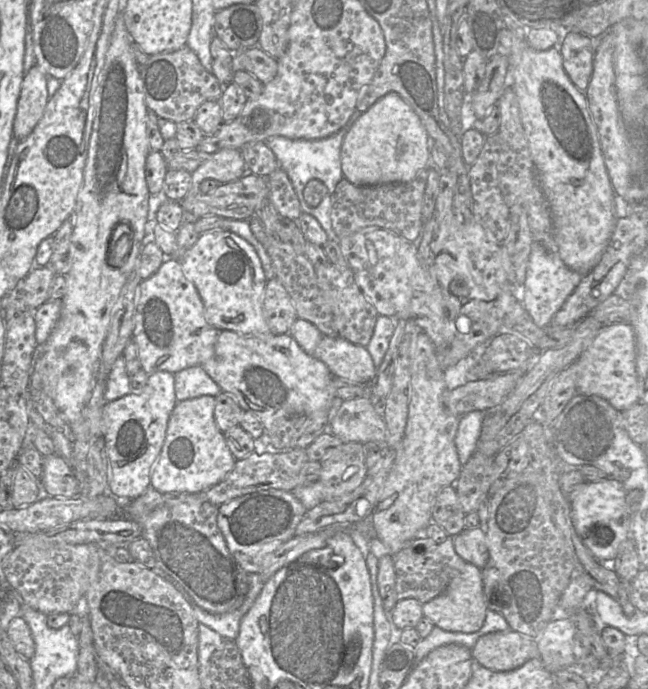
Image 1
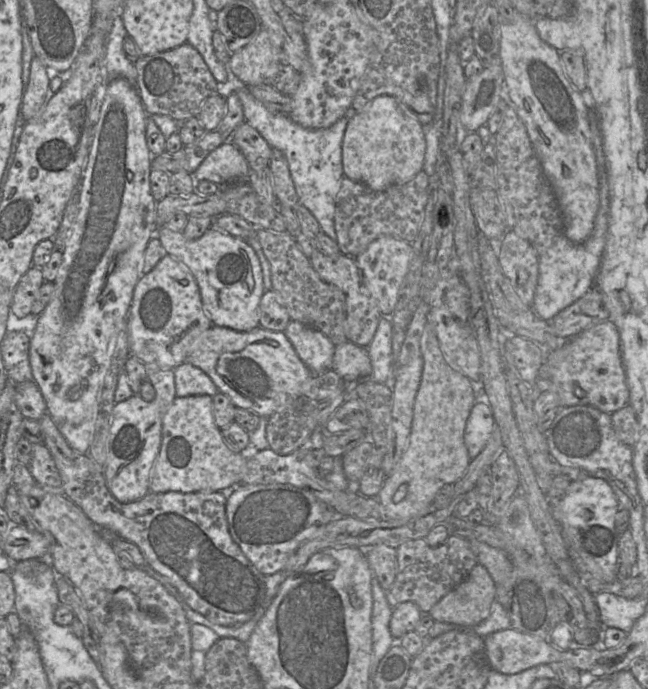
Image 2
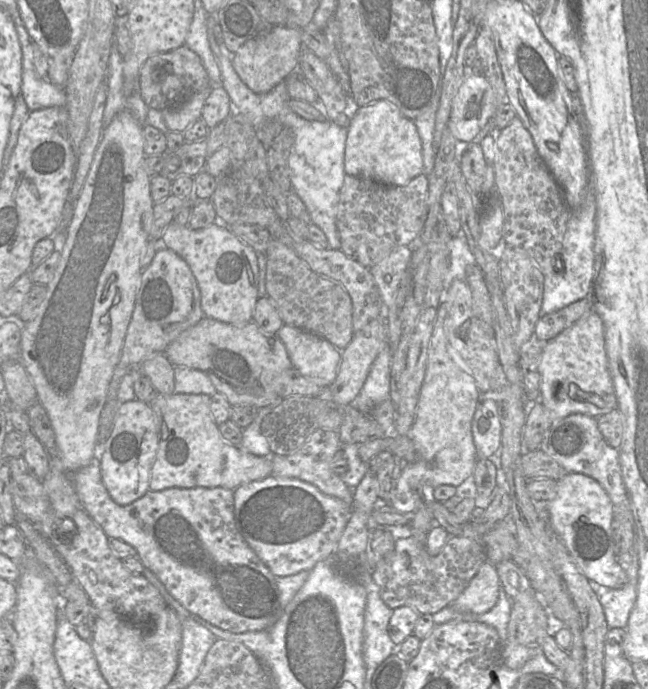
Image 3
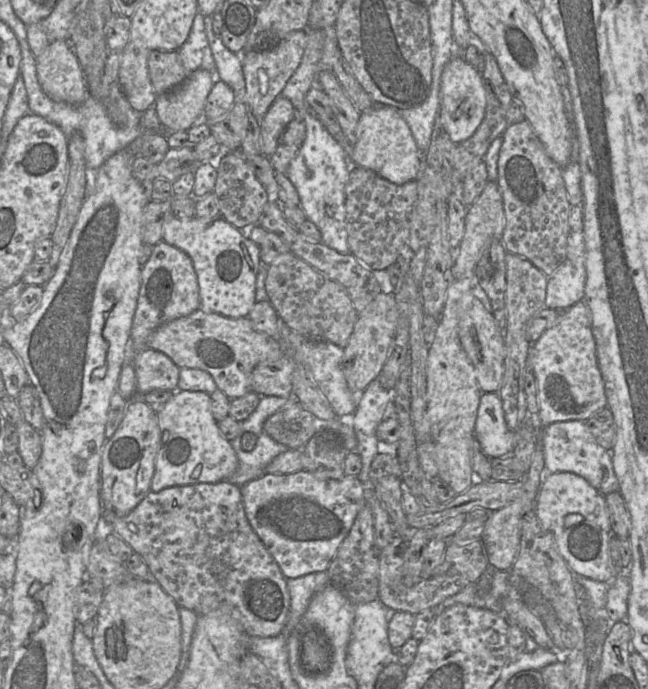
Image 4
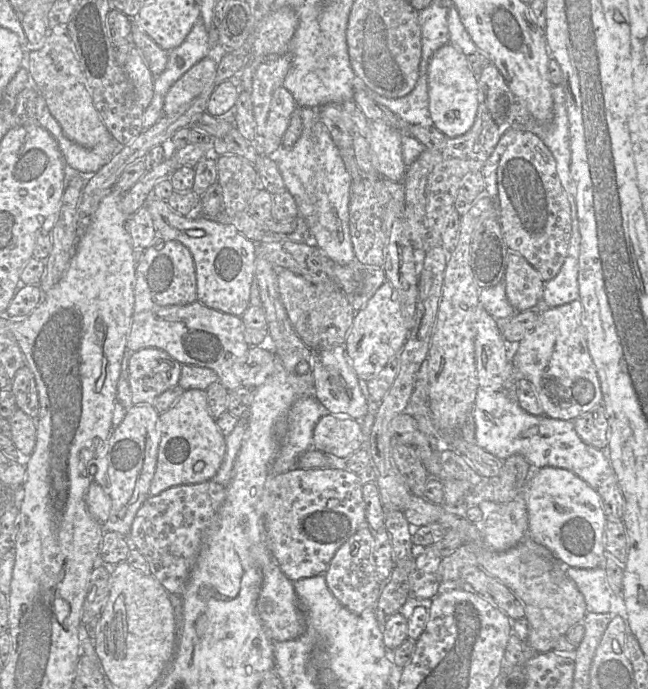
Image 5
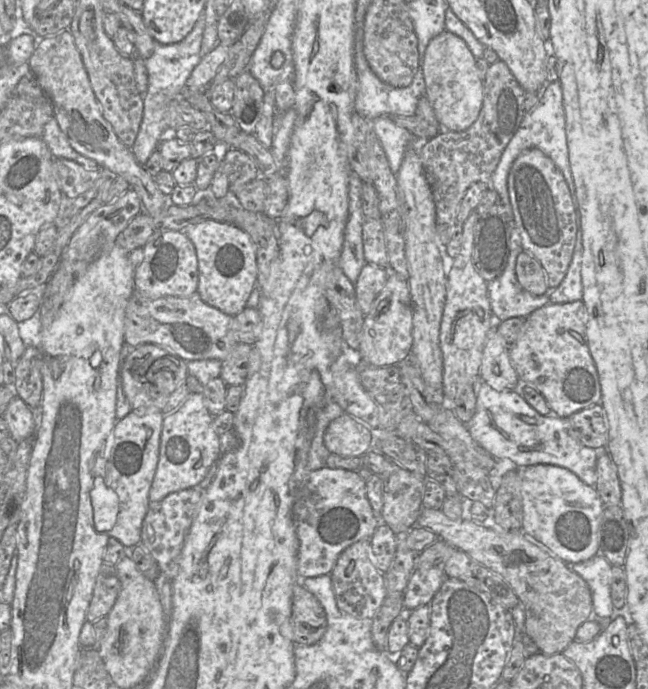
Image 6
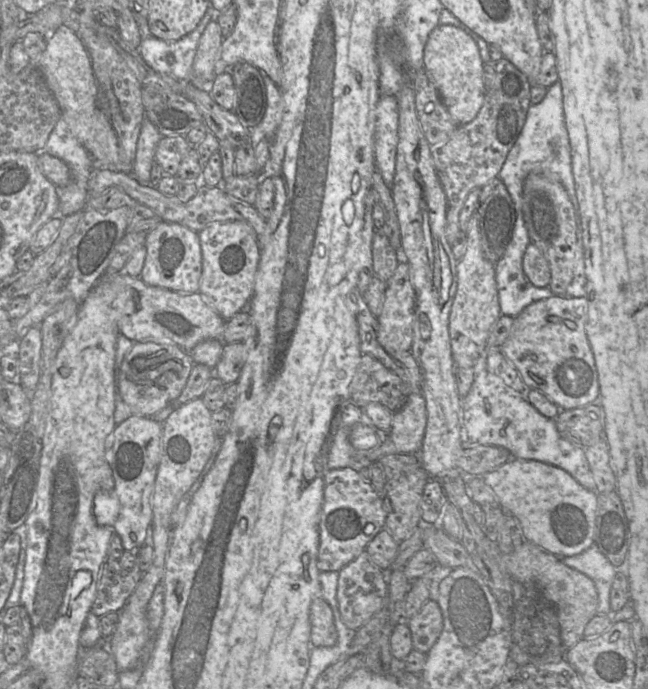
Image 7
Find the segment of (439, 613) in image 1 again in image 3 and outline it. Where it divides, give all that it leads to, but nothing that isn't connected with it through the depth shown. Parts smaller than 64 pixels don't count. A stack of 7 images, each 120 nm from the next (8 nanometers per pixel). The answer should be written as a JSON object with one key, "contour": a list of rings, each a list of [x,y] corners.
{"contour":[[[486,560],[451,606],[460,612],[483,614],[497,602],[500,580],[495,566]]]}

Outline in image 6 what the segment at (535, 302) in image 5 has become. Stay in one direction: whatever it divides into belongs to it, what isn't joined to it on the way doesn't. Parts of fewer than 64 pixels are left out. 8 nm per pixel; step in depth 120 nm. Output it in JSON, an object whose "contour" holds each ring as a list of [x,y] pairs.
{"contour":[[[523,250],[517,257],[515,273],[521,287],[534,296],[548,293],[545,271],[540,262]]]}

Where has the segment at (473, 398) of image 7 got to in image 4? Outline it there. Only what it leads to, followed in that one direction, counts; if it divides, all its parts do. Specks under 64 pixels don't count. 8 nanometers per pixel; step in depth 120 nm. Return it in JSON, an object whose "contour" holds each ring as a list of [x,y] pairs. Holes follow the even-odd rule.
{"contour":[[[497,392],[481,393],[474,426],[474,437],[489,458],[499,458],[513,449],[518,443],[518,431],[508,428]],[[559,421],[545,427],[540,434],[547,473],[572,472],[586,479],[590,485],[606,496],[619,490],[611,452],[604,449],[591,434],[585,421]]]}

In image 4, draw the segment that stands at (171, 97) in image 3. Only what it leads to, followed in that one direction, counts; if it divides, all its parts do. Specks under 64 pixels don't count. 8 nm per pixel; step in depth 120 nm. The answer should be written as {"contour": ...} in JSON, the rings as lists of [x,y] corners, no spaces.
{"contour":[[[153,50],[149,53],[147,66],[156,95],[179,86],[191,73],[183,67],[178,51]]]}

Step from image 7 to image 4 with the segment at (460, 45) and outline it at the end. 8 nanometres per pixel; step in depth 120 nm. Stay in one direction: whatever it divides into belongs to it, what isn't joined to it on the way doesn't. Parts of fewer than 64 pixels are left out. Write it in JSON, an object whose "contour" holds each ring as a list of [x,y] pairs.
{"contour":[[[454,55],[445,65],[440,80],[438,118],[443,132],[454,144],[470,138],[481,124],[486,109],[486,90],[481,75],[462,55]]]}

